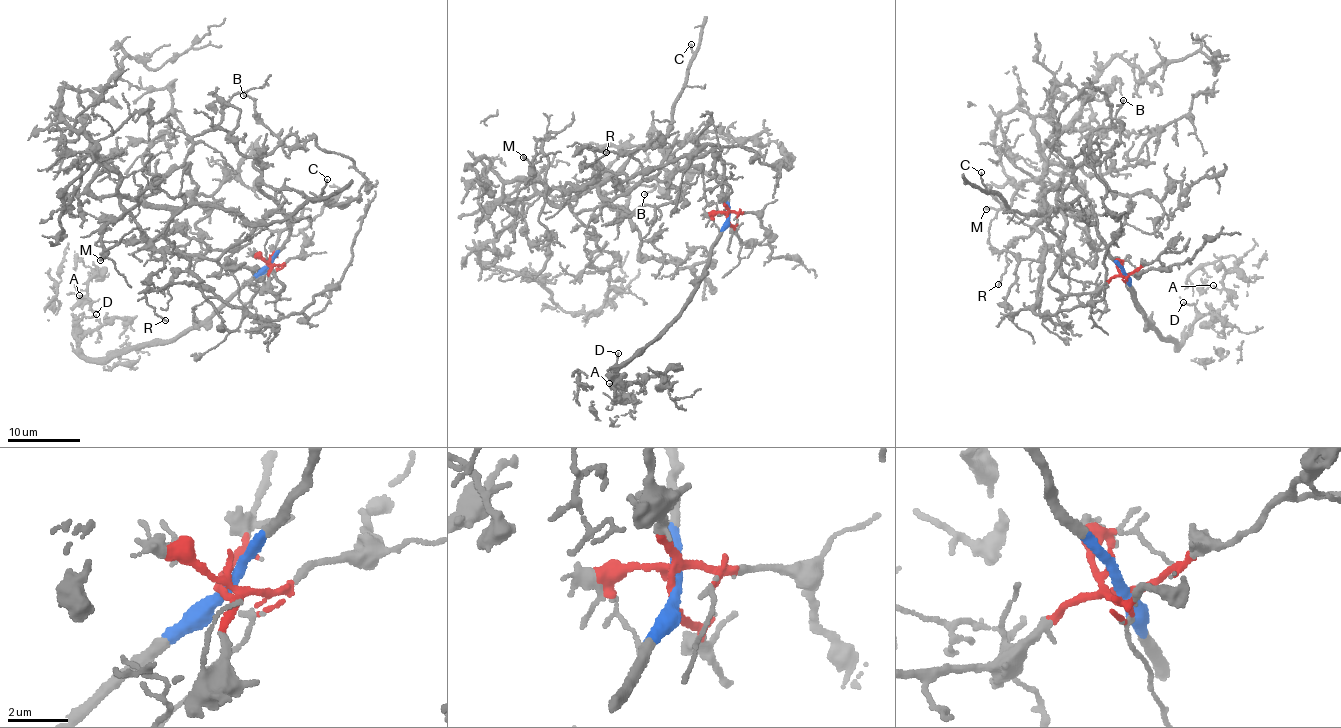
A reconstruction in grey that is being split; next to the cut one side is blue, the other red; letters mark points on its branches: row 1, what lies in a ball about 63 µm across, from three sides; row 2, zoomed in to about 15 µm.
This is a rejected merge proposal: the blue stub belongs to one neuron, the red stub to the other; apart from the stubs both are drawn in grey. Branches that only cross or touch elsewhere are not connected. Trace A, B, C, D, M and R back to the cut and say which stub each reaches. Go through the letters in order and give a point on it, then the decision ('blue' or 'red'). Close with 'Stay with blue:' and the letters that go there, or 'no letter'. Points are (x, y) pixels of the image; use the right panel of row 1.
A: at (1213, 285); blue
B: at (1123, 100); blue
C: at (981, 172); red
D: at (1183, 302); blue
M: at (986, 209); red
R: at (998, 284); red
Stay with blue: A, B, D

